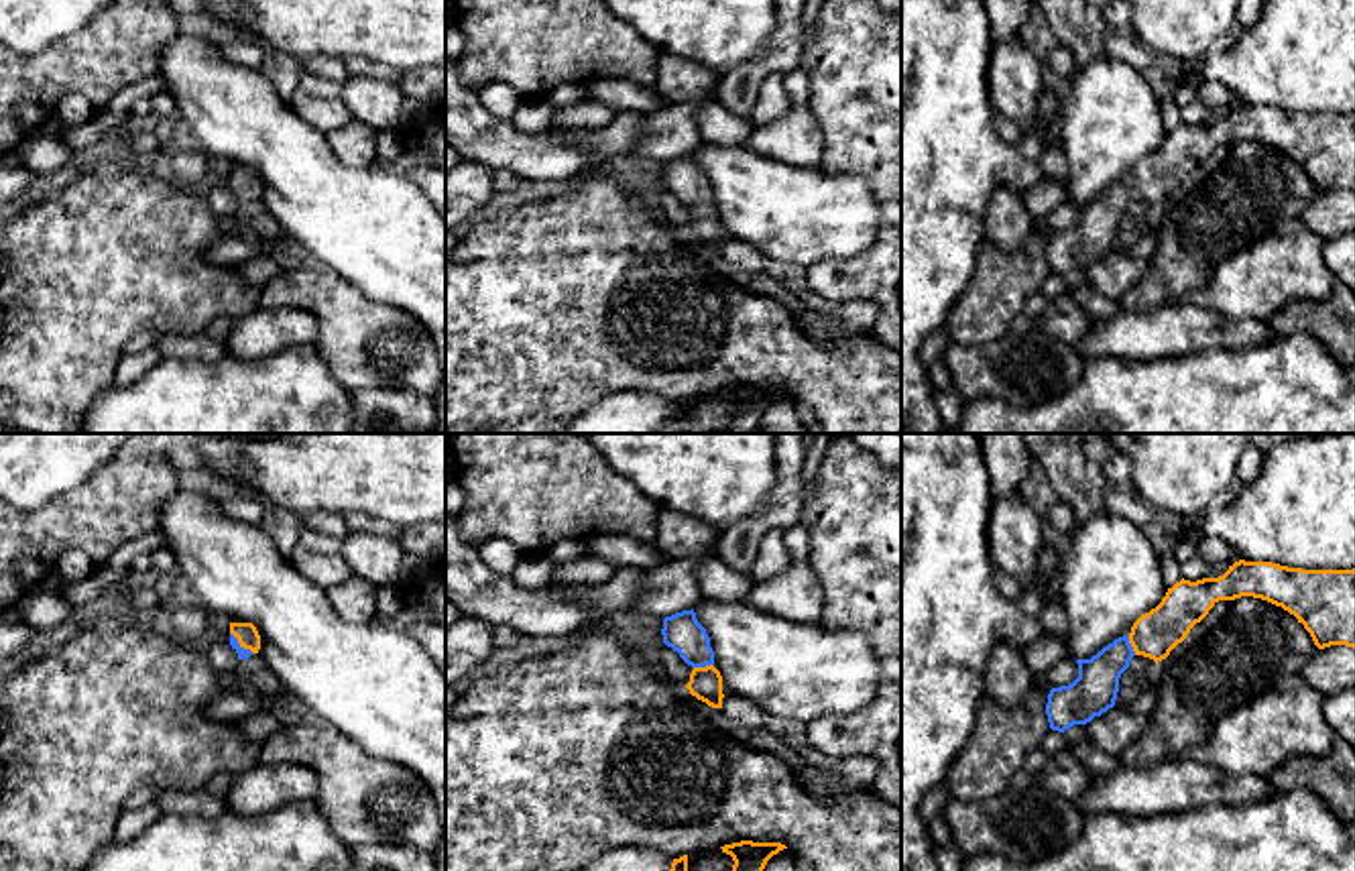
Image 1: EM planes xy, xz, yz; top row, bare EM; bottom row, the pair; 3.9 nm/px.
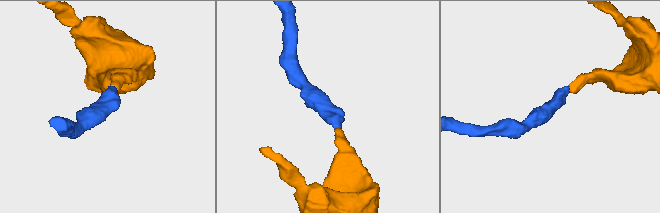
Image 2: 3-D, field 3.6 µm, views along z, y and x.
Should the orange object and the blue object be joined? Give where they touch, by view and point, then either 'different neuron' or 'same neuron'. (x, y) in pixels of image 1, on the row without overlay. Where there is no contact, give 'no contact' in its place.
meets orange in xy at (241, 188); same neuron

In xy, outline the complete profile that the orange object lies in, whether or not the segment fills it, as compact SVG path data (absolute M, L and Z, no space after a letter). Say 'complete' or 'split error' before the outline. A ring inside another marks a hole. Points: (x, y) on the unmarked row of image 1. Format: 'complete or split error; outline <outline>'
split error; outline M230 167L230 189L238 204L248 204L260 193L260 179L252 167Z

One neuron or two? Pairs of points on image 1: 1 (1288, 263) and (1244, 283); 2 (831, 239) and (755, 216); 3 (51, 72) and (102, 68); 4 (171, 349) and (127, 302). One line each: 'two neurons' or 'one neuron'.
1: one neuron
2: one neuron
3: one neuron
4: two neurons

